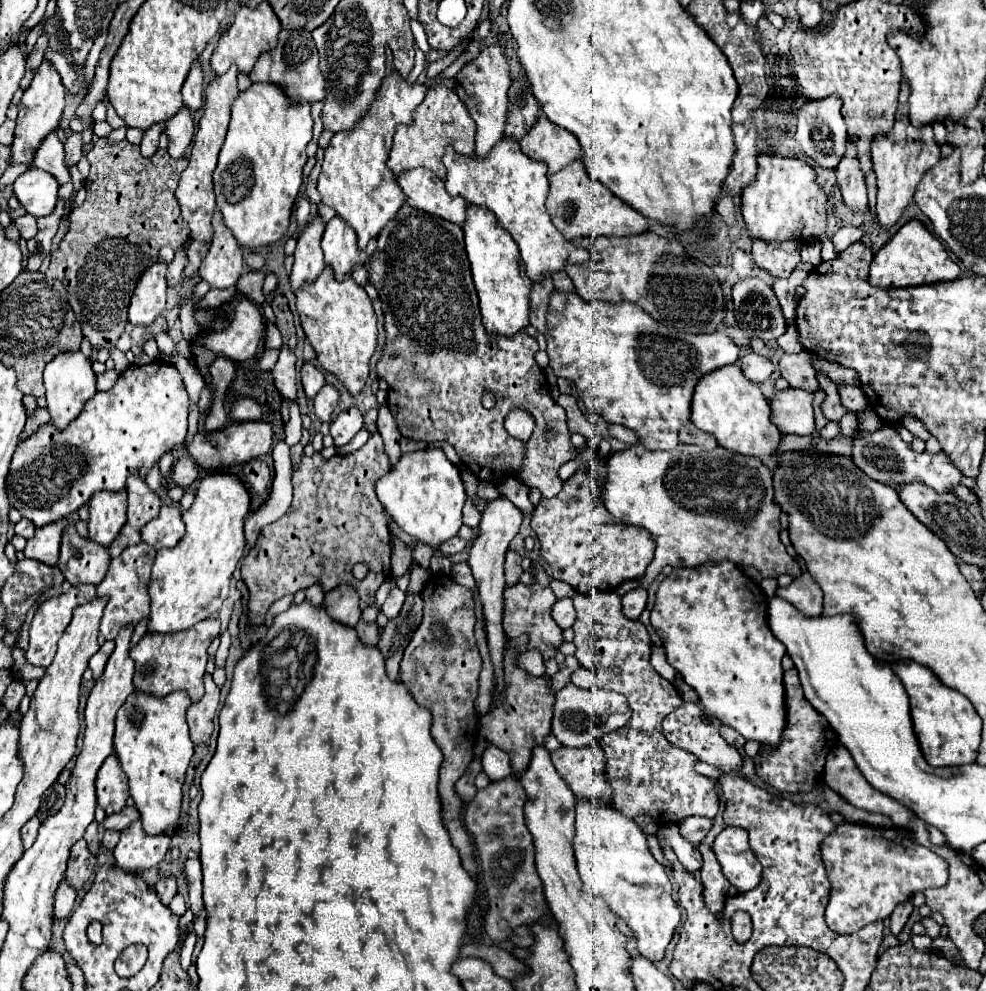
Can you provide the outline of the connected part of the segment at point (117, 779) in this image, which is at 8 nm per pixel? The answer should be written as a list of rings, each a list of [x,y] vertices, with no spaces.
[[[111,754],[97,772],[97,802],[105,814],[115,814],[123,810],[127,798],[127,776],[123,774],[117,756]]]

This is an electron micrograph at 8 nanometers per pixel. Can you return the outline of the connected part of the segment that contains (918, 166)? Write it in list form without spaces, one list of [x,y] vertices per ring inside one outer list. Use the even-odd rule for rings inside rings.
[[[903,78],[901,94],[899,94],[899,108],[895,114],[895,126],[887,134],[877,134],[871,146],[873,172],[877,176],[877,188],[879,188],[877,190],[877,216],[883,228],[891,228],[899,220],[907,202],[913,200],[917,182],[941,158],[941,146],[936,141],[932,127],[916,129],[911,126],[907,100],[909,100],[909,82]]]

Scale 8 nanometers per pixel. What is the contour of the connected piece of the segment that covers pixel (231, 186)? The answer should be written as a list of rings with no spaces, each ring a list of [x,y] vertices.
[[[257,82],[237,94],[213,184],[223,222],[241,246],[257,250],[277,242],[287,232],[291,208],[303,184],[305,148],[313,130],[309,110],[309,102],[293,102],[277,84]]]

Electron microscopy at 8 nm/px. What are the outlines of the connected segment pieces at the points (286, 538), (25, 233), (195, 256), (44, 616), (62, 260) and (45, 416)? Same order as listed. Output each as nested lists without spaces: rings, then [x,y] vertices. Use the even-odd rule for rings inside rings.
[[[373,432],[369,440],[353,454],[333,456],[331,460],[323,460],[319,452],[311,458],[303,456],[299,470],[293,472],[293,504],[277,522],[265,526],[249,550],[249,554],[241,560],[241,576],[249,588],[249,620],[255,624],[265,622],[265,614],[269,606],[285,594],[295,594],[301,588],[311,584],[321,584],[323,590],[333,590],[341,582],[349,582],[357,594],[361,596],[361,608],[367,608],[375,602],[377,588],[387,580],[391,570],[391,536],[387,528],[387,512],[375,494],[375,482],[389,470],[389,458],[383,450],[383,440],[379,432]],[[365,562],[371,572],[367,580],[353,578],[353,564]]]
[[[25,214],[25,216],[17,218],[15,226],[19,228],[19,234],[21,234],[23,240],[31,240],[37,234],[37,224],[35,224],[35,218],[31,214]]]
[[[191,240],[191,242],[189,242],[189,248],[187,248],[187,260],[189,260],[189,262],[187,262],[185,272],[183,272],[185,278],[191,278],[193,274],[197,274],[203,256],[205,256],[205,242]]]
[[[81,584],[81,586],[71,586],[67,592],[39,604],[31,622],[31,640],[29,640],[29,650],[25,654],[29,664],[47,668],[49,662],[53,662],[57,640],[71,622],[73,616],[71,610],[79,604],[93,600],[93,596],[95,596],[95,586]]]
[[[99,138],[91,152],[85,156],[91,164],[91,172],[85,180],[87,200],[83,206],[71,210],[69,232],[63,236],[59,248],[51,254],[47,276],[61,280],[69,294],[69,304],[81,324],[83,336],[93,348],[111,348],[127,324],[127,306],[135,290],[137,278],[159,258],[161,246],[171,246],[173,250],[189,240],[189,226],[181,218],[179,202],[175,198],[175,188],[181,170],[187,166],[187,158],[171,158],[167,150],[157,150],[151,158],[141,158],[139,146],[127,140],[111,146],[107,138]]]
[[[37,408],[29,418],[27,418],[27,424],[25,424],[25,430],[21,434],[21,440],[29,438],[29,434],[33,434],[33,430],[37,430],[41,424],[47,424],[51,420],[49,416],[49,410],[47,408]]]

